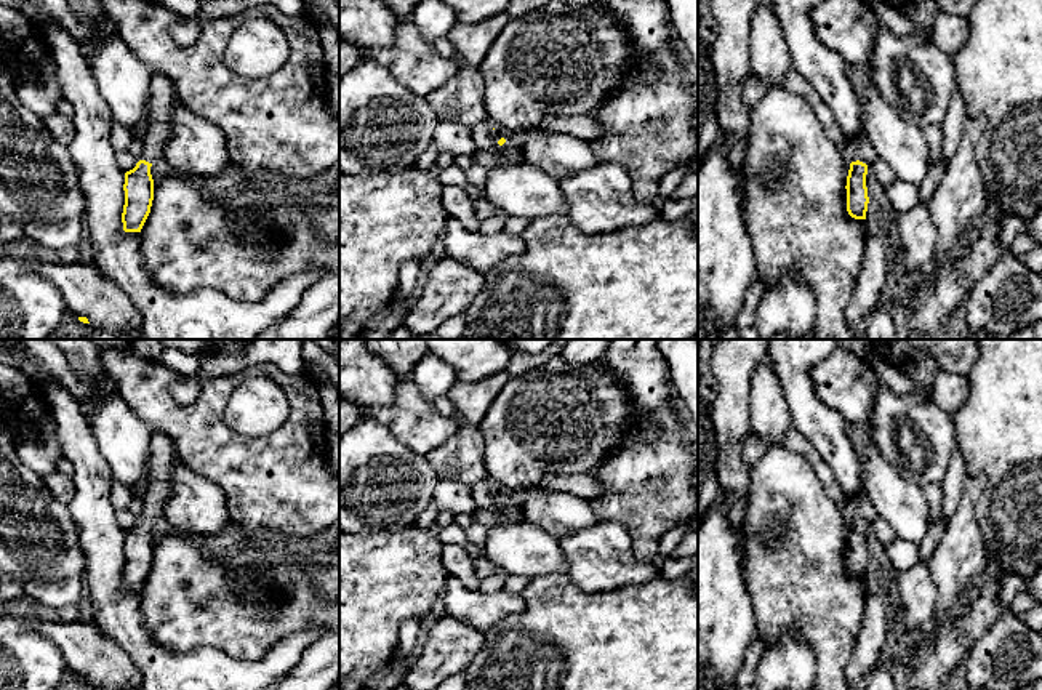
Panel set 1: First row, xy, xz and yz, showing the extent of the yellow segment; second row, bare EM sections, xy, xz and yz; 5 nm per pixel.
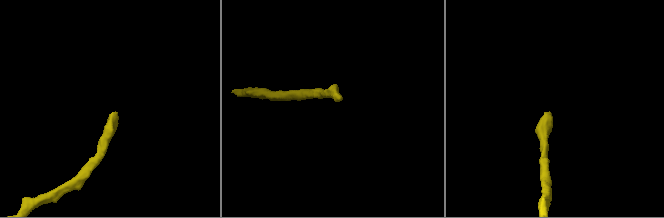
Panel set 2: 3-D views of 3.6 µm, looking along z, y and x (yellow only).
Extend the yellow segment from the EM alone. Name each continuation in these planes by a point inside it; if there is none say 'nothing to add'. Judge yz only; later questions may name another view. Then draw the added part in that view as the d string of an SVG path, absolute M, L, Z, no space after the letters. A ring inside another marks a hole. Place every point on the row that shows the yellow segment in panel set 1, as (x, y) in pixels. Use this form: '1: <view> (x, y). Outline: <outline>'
1: yz (865, 152). Outline: M860 130L855 136L856 158L871 166L879 157L866 133Z

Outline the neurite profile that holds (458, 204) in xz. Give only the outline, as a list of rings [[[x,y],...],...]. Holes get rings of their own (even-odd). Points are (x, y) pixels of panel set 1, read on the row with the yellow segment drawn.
[[[442,186],[442,205],[451,219],[458,219],[467,229],[479,231],[480,221],[475,216],[474,199],[458,186]]]

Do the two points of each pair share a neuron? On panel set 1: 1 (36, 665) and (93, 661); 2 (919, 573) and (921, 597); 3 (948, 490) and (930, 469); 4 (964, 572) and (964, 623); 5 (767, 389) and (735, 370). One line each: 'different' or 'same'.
1: different
2: same
3: different
4: different
5: different

